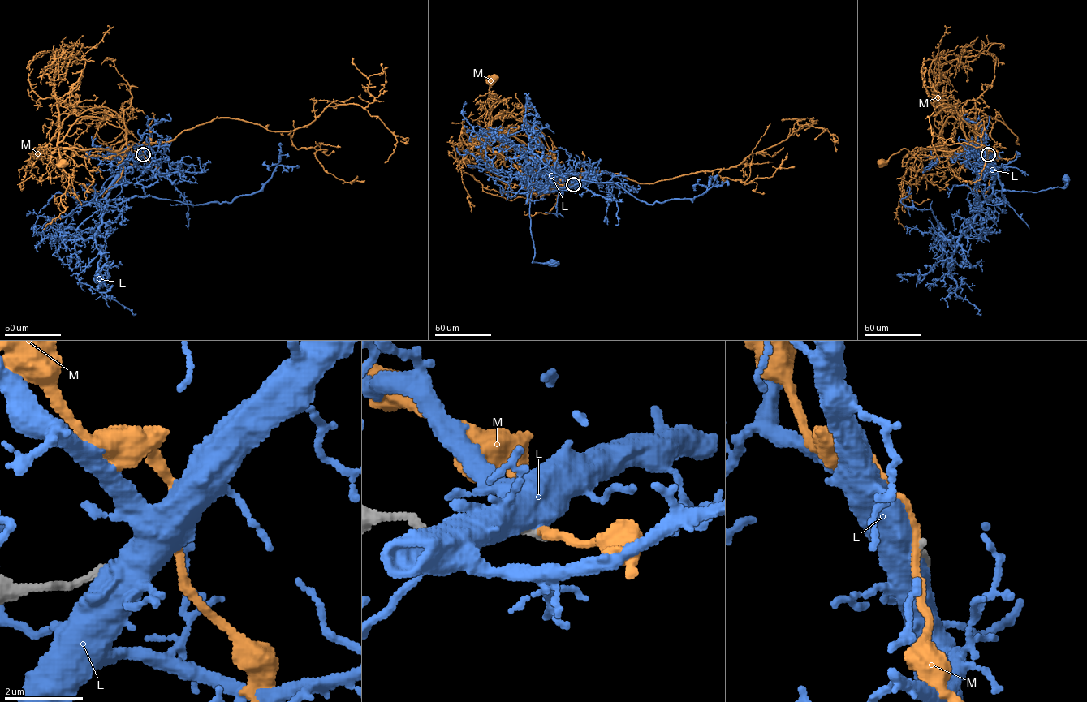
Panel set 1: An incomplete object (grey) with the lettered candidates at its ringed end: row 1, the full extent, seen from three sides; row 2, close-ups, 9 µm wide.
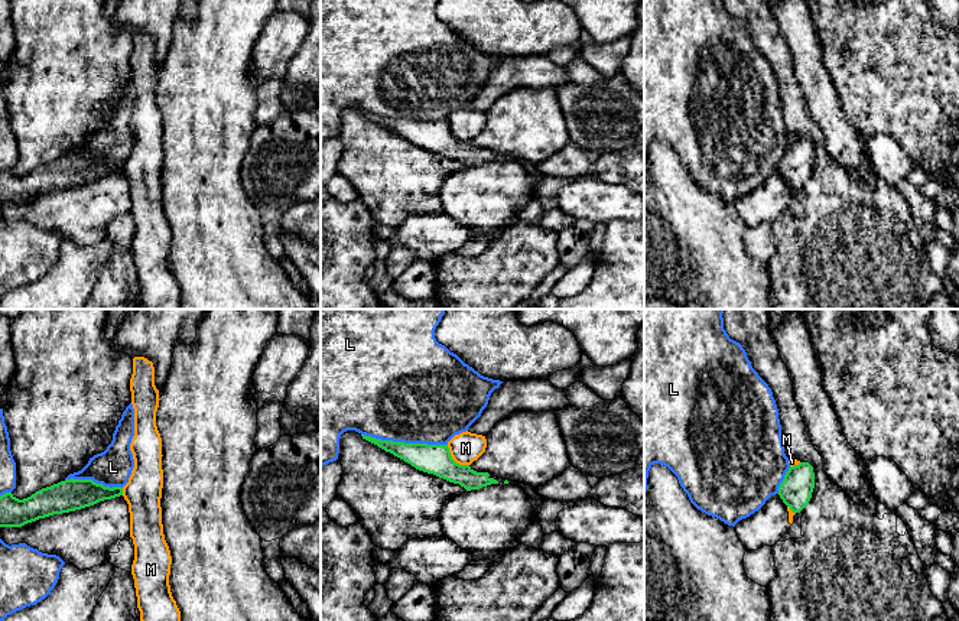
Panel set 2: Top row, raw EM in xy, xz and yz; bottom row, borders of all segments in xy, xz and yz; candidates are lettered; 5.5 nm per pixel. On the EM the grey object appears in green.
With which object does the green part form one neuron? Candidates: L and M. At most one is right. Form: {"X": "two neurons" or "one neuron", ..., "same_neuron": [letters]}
{"L": "two neurons", "M": "two neurons", "same_neuron": []}

